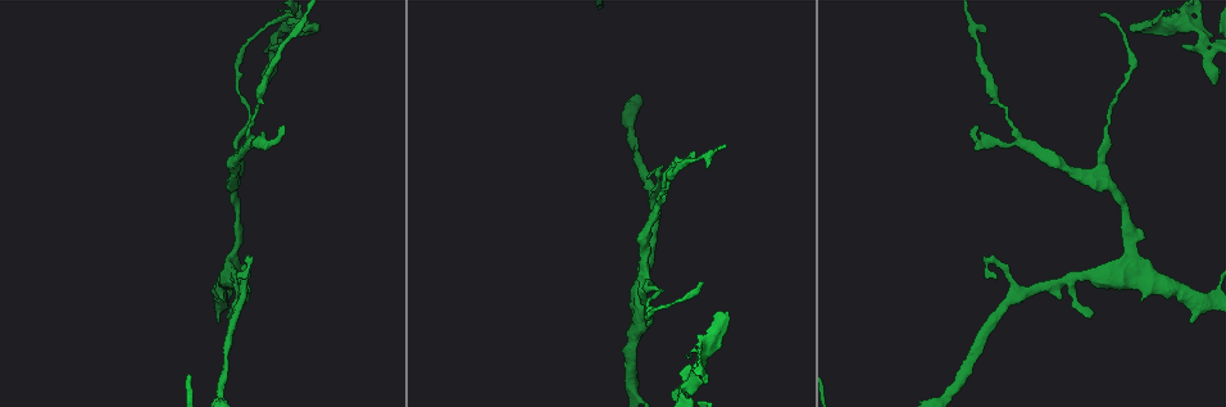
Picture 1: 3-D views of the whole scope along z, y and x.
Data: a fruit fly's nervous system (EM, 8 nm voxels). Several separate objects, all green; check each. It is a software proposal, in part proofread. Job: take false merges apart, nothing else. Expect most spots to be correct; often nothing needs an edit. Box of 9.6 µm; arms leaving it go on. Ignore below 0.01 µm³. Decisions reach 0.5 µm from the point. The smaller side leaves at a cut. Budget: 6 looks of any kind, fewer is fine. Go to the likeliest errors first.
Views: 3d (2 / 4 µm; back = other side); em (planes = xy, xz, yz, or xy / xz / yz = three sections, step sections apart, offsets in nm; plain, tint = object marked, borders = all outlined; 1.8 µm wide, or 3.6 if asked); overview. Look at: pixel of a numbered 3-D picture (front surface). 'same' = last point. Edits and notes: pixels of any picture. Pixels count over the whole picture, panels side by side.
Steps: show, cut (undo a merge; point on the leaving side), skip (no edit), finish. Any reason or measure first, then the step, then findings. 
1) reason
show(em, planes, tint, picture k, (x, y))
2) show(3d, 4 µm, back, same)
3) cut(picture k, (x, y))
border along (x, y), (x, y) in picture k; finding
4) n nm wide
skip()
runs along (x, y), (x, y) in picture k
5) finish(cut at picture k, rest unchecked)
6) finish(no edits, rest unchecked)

abrupt turn
show(em, planes, tint, picture 1, (284, 23))

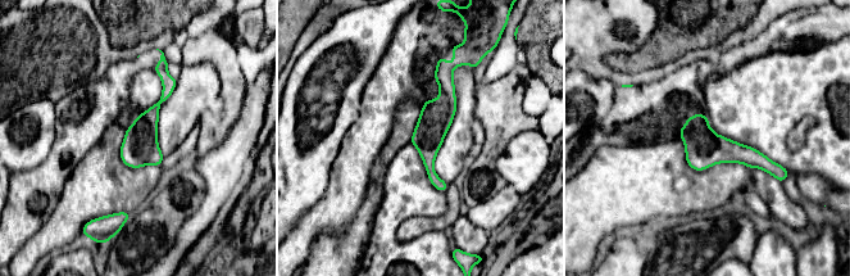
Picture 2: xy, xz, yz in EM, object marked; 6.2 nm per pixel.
skip()
runs along (440, 63), (445, 105), (428, 167), (442, 188) in picture 2; all the same neuron

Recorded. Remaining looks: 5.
narrows sharply
show(em, planes, tint, picture 1, (654, 249))

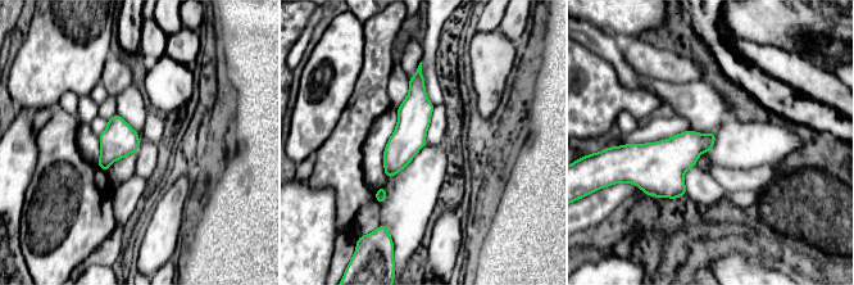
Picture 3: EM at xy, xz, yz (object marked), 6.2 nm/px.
skip()
continuous, no second neuron

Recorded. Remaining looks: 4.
sudden change in width
show(3d, 2 µm, back, picture 1, (662, 200))

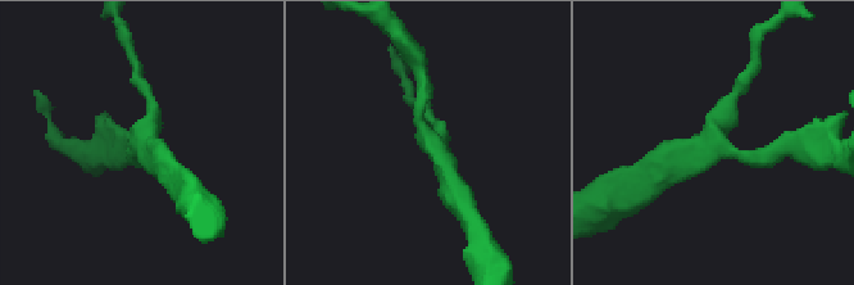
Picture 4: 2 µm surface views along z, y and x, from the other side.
show(em, yz, step 4, tint, picture 4, (150, 144))

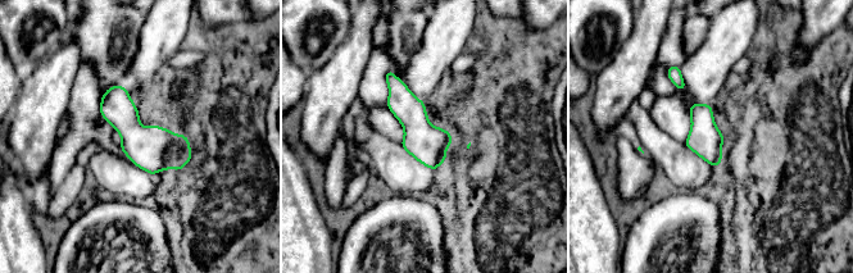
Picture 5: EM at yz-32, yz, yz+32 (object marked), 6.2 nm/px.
show(em, planes, tint, same)

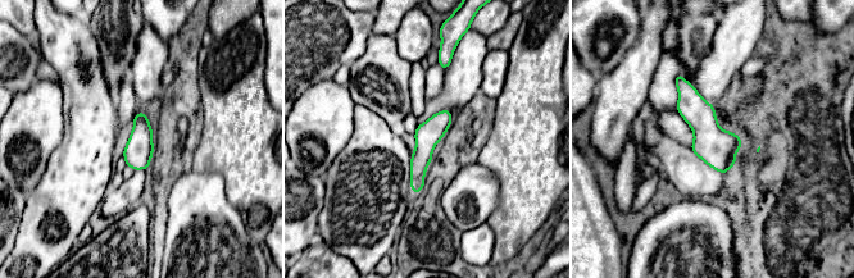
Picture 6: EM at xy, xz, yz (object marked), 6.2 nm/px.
skip()
runs along (678, 78), (718, 150), (723, 169) in picture 6; all the same neuron

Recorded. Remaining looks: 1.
finish(no edits, rest unchecked)

